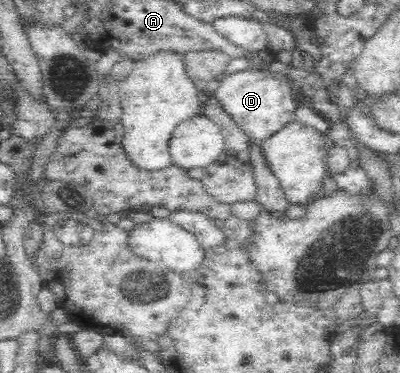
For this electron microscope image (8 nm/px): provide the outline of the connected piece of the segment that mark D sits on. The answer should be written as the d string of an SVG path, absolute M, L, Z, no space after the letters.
M249 69L225 75L220 79L219 87L210 94L253 145L262 144L287 124L296 121L295 111L299 103L292 84L288 79L271 78L263 71Z

